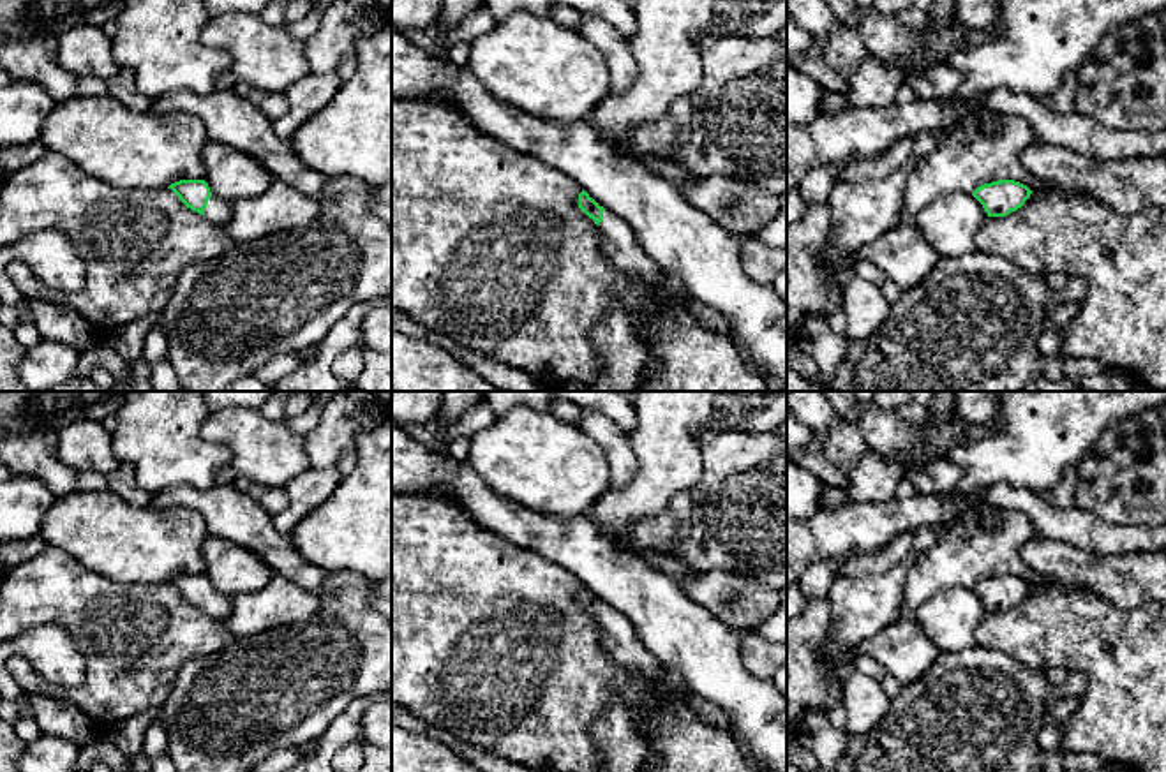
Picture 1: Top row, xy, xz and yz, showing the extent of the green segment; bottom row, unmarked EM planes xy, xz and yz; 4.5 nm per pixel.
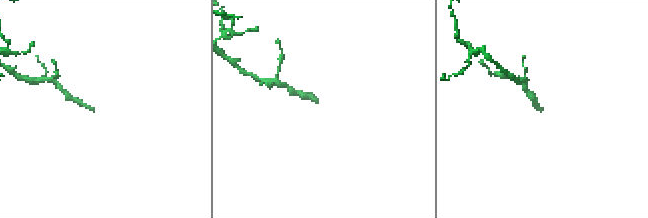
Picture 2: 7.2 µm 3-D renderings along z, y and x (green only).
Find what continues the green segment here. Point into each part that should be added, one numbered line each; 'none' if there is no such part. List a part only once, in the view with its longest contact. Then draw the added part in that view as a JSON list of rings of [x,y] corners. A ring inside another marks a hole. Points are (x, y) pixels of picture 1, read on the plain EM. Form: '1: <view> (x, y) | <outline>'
1: xy (217, 605) | [[[212,589],[205,603],[205,612],[213,619],[222,620],[231,613],[229,596],[219,594]]]

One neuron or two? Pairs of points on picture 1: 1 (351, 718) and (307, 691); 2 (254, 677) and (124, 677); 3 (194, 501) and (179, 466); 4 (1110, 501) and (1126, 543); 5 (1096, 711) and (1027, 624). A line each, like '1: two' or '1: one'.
1: two
2: two
3: two
4: two
5: one

